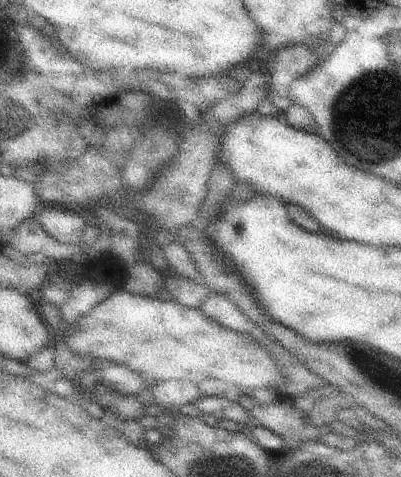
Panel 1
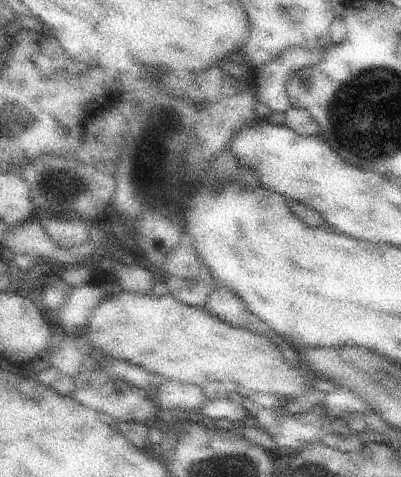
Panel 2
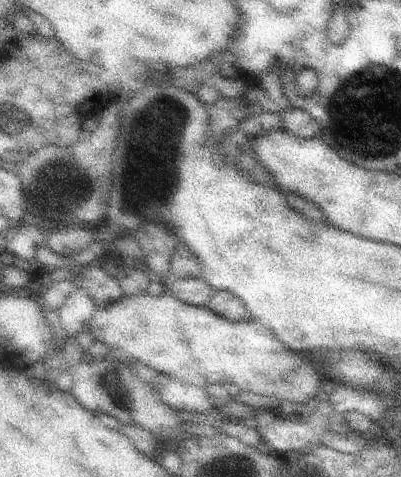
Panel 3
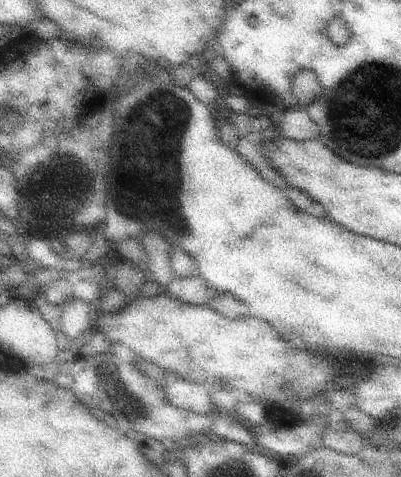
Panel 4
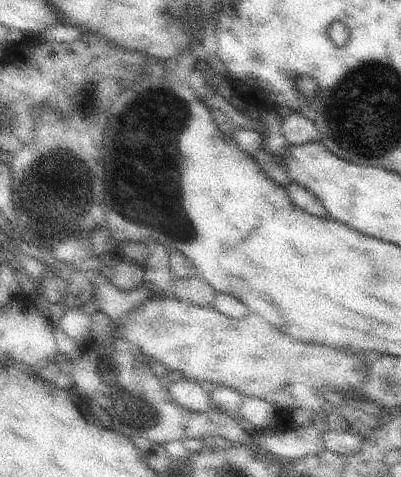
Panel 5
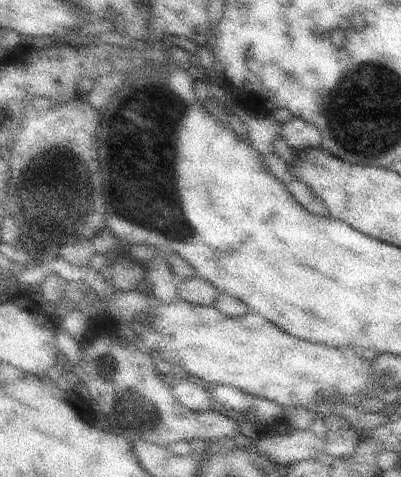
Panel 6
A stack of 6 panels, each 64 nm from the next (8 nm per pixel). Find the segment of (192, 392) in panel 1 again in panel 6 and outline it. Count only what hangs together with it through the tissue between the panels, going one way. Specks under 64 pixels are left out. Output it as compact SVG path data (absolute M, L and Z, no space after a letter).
M179 376L177 382L171 386L171 392L173 392L173 398L179 404L183 404L183 408L189 408L189 410L193 410L197 414L203 414L209 408L215 408L209 390L201 388L199 382L193 380L193 378Z

